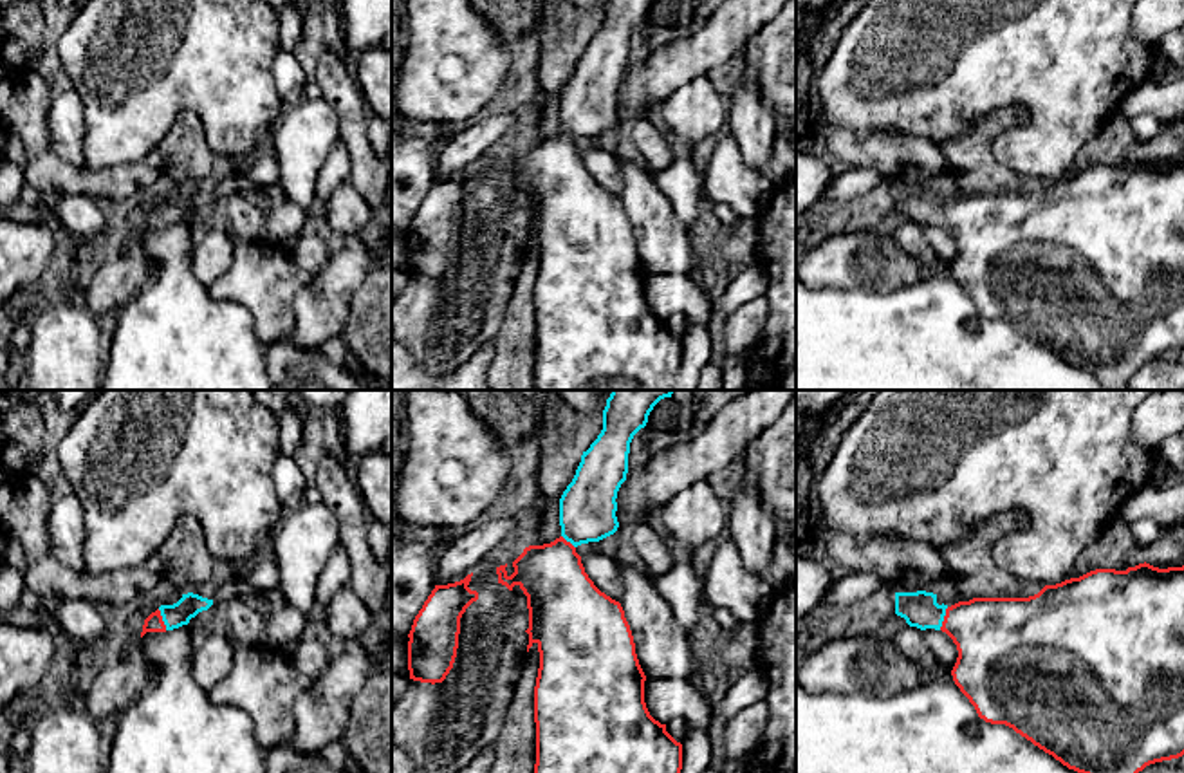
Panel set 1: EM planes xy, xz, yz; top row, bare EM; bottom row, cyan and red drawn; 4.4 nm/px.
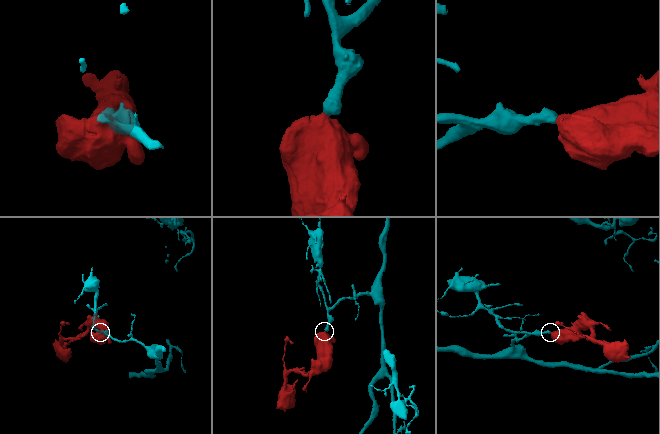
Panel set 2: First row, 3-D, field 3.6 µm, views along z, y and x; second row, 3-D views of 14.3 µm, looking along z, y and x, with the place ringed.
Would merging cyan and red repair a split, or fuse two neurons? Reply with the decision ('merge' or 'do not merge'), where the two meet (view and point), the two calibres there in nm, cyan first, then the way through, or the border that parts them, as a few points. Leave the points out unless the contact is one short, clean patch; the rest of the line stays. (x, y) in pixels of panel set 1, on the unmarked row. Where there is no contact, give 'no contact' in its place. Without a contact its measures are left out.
merge | yz (943, 214) | 160/360 nm | across yz (919, 204), (943, 214), (980, 223), (995, 233)

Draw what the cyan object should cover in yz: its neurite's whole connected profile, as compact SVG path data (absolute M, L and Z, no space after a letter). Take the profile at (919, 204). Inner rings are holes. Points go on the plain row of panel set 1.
M1144 157L1126 166L1096 164L1079 173L1045 181L1029 193L973 193L951 202L939 200L933 188L895 188L895 210L904 213L910 222L942 226L953 235L958 246L951 265L953 276L980 314L1013 323L1068 365L1092 372L1106 390L1128 390L1130 377L1146 361L1184 350L1184 161L1159 164Z

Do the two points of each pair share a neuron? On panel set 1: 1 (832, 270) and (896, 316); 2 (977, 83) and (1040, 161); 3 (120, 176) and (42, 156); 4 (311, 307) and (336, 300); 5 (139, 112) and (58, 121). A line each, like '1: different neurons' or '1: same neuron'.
1: different neurons
2: same neuron
3: same neuron
4: same neuron
5: different neurons

